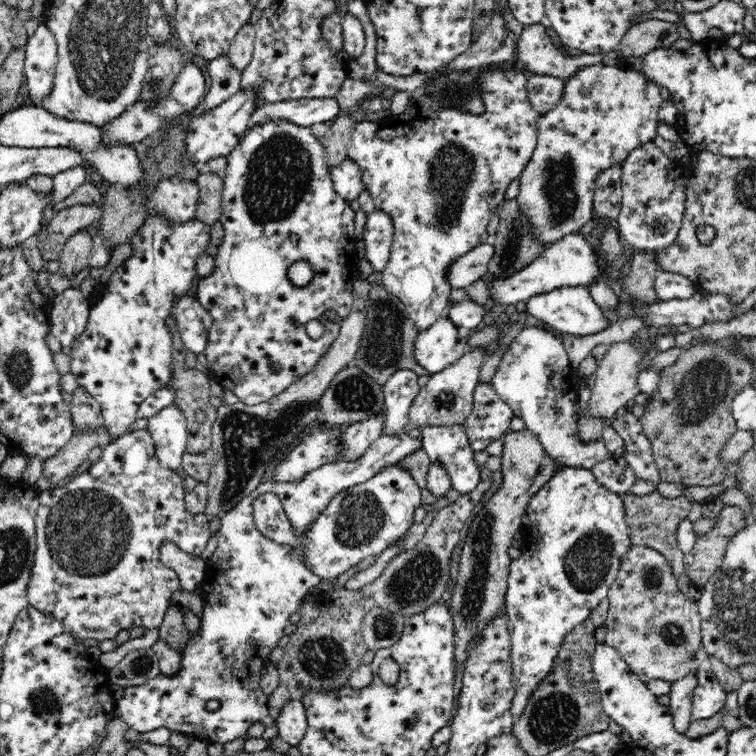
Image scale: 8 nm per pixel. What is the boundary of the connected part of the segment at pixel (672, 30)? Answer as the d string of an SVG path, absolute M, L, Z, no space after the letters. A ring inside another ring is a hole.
M648 19L633 25L621 41L618 51L622 58L628 56L642 57L651 50L670 48L680 39L675 23Z

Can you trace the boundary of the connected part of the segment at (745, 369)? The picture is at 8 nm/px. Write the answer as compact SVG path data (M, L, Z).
M702 339L685 348L678 360L660 372L660 386L651 395L646 412L640 417L642 429L650 439L653 457L660 473L660 480L689 486L712 486L726 479L724 468L727 464L719 459L719 452L727 438L737 431L731 404L734 397L750 384L753 363L743 358L738 350L716 345Z

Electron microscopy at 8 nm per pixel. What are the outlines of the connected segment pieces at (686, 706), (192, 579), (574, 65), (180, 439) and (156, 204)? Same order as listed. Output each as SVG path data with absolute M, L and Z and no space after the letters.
M695 673L686 675L682 680L671 683L669 709L674 728L685 734L693 721L693 692L696 686Z
M165 543L160 555L163 565L177 574L180 590L192 591L202 583L207 568L202 558L180 550L174 543Z
M546 21L524 25L524 30L518 37L516 60L529 71L535 75L556 76L567 80L579 66L601 64L603 54L588 54L573 59L563 57L556 44L552 44L547 27Z
M171 404L148 419L146 429L154 437L156 455L160 464L174 471L181 468L181 458L186 452L187 422L178 405Z
M160 180L146 202L146 214L162 213L168 219L186 222L196 217L200 193L195 180Z

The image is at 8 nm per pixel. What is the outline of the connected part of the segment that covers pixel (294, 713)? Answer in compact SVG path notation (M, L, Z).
M300 700L287 702L280 716L276 718L277 736L291 746L299 746L306 734L307 726L306 709Z

